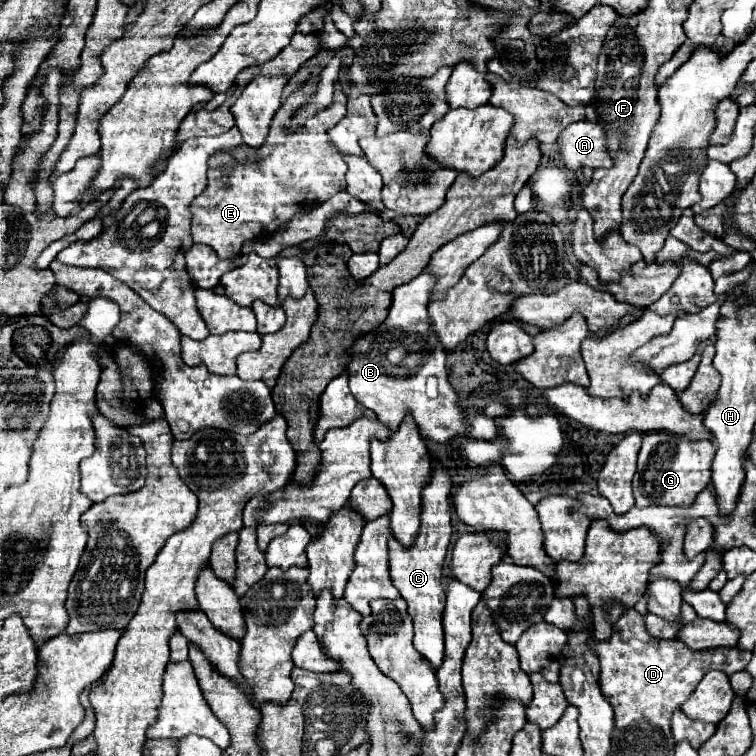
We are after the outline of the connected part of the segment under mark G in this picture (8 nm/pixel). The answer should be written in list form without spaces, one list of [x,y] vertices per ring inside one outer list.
[[[667,432],[645,434],[639,450],[639,468],[633,478],[635,506],[691,506],[695,496],[711,482],[713,456],[715,444],[711,440],[687,440]]]

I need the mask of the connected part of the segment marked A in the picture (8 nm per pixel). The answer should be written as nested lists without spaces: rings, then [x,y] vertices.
[[[579,120],[567,126],[559,136],[561,144],[561,158],[569,170],[577,170],[583,166],[589,168],[607,168],[613,166],[609,150],[607,150],[607,136],[597,122]]]

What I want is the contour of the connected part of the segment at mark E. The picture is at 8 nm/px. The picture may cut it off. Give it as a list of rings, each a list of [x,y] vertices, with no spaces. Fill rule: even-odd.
[[[309,76],[305,84],[281,104],[261,150],[242,145],[233,150],[221,151],[209,159],[207,190],[199,194],[195,202],[191,202],[191,234],[195,242],[211,246],[219,258],[233,258],[239,254],[243,242],[269,238],[297,212],[301,212],[303,206],[309,208],[313,204],[325,202],[347,188],[347,164],[343,162],[339,150],[333,146],[331,138],[327,138],[327,130],[335,126],[345,114],[347,96],[341,92],[341,86],[335,88],[331,106],[319,110],[303,126],[299,126],[299,130],[289,130],[293,114],[311,102],[317,82],[319,76]],[[231,157],[239,160],[227,171],[229,186],[223,186],[221,177]]]

